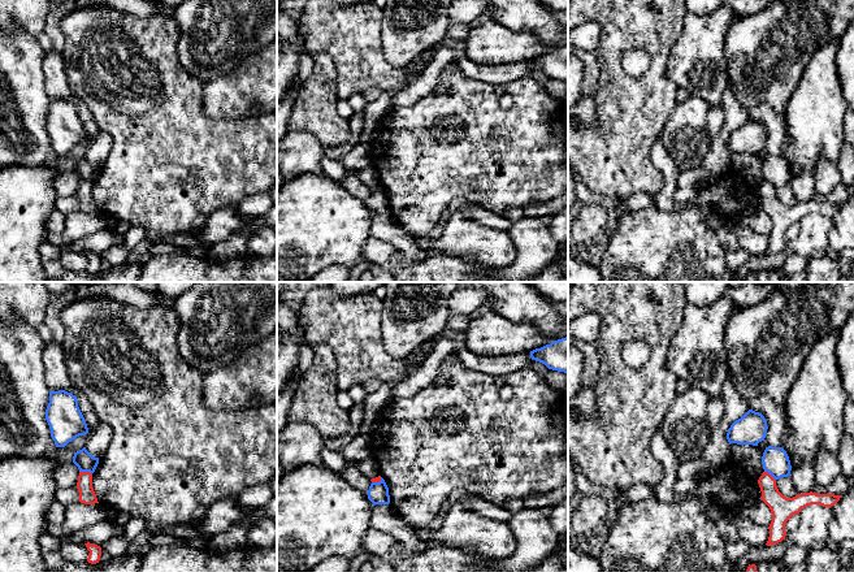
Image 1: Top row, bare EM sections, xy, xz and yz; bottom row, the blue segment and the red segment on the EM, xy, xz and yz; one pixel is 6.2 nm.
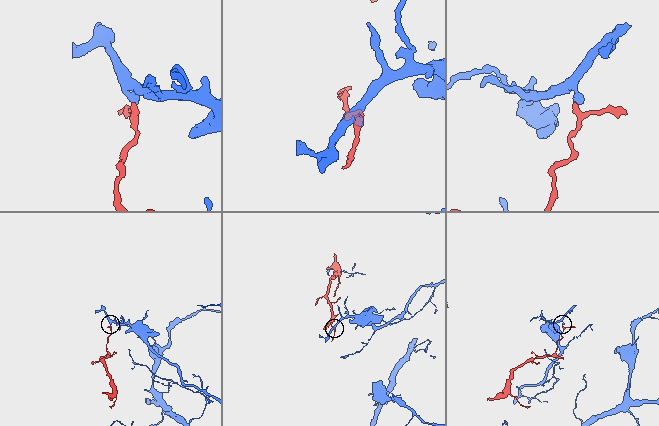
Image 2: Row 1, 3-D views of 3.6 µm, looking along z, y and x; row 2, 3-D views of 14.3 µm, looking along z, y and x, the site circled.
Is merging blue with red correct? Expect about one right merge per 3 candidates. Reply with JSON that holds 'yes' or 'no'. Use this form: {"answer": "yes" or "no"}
{"answer": "no"}

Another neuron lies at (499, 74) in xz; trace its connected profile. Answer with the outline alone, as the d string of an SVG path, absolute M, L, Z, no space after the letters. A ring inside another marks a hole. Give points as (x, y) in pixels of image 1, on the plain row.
M446 32L441 44L447 48L452 48L458 56L456 64L461 72L476 81L486 83L506 84L524 75L533 77L541 84L546 84L549 77L530 66L530 61L513 62L507 65L480 65L471 61L465 55L465 42L452 38Z

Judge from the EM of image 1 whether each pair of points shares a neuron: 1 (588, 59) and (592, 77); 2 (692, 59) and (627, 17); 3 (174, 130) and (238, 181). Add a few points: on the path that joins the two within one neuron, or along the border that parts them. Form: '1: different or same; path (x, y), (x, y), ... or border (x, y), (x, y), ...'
1: same; path (590, 63), (592, 73)
2: different; border (684, 18), (681, 34), (668, 57), (667, 77)
3: same; path (190, 146), (208, 164), (222, 165)

